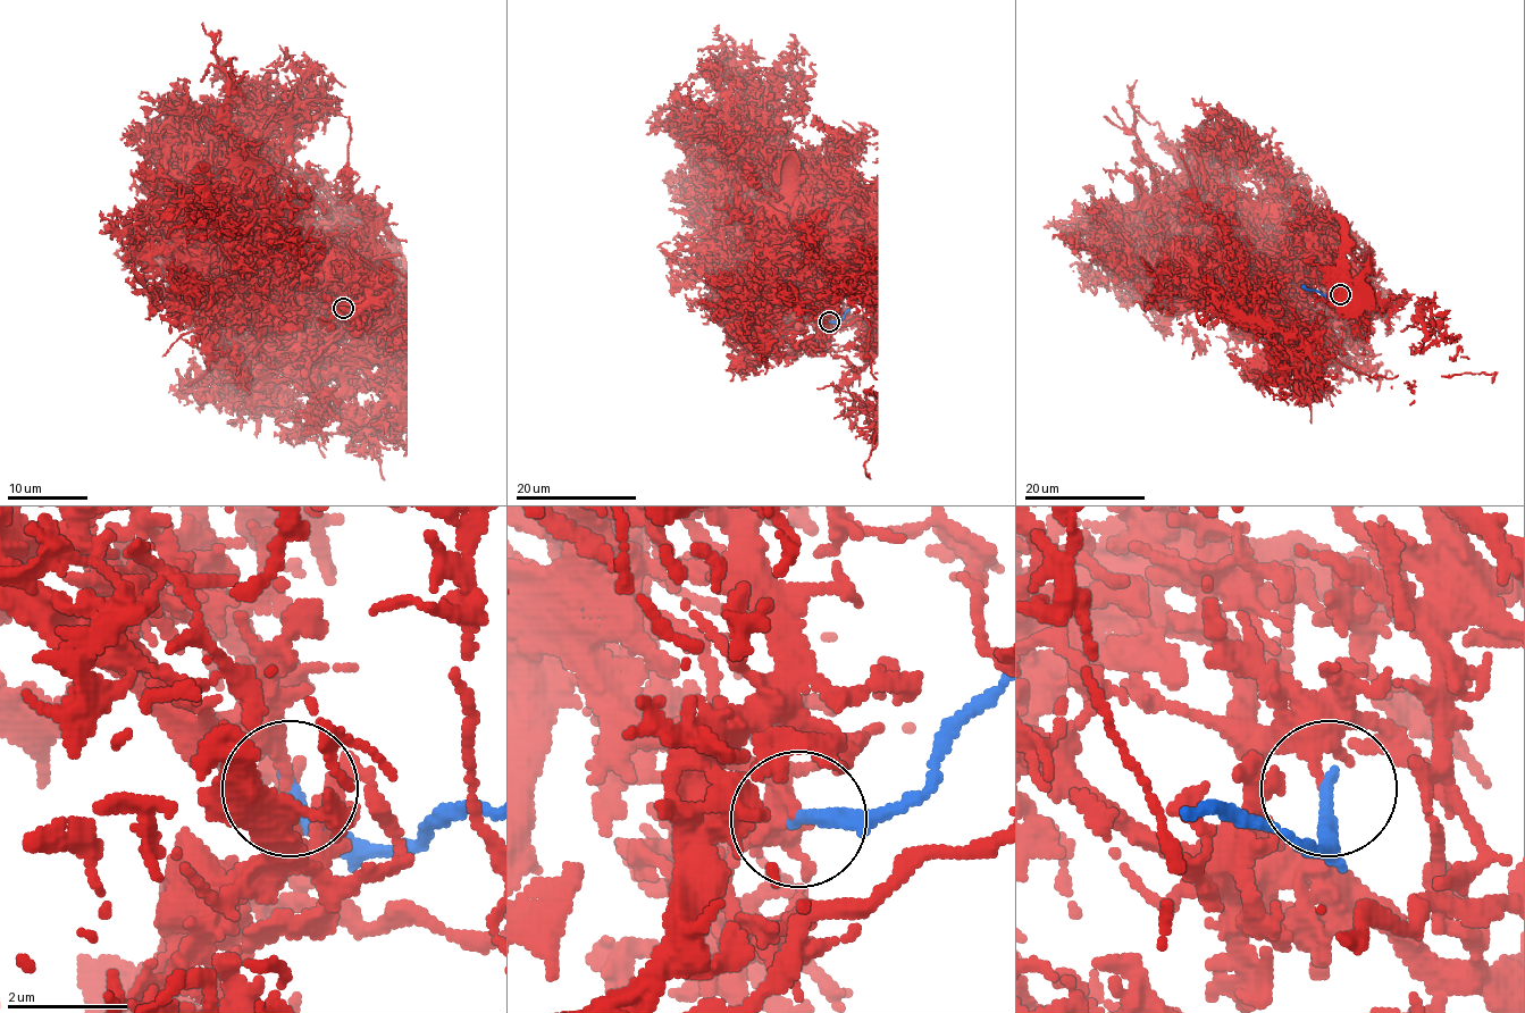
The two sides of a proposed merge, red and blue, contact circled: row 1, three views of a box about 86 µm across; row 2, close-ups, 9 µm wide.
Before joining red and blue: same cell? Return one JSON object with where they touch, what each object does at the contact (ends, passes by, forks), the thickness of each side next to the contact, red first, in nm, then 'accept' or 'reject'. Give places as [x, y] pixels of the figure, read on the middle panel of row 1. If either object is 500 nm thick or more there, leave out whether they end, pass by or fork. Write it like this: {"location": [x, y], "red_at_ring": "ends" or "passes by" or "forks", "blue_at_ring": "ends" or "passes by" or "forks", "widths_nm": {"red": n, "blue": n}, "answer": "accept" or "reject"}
{"location": [829, 321], "red_at_ring": "ends", "blue_at_ring": "ends", "widths_nm": {"red": 240, "blue": 280}, "answer": "reject"}

